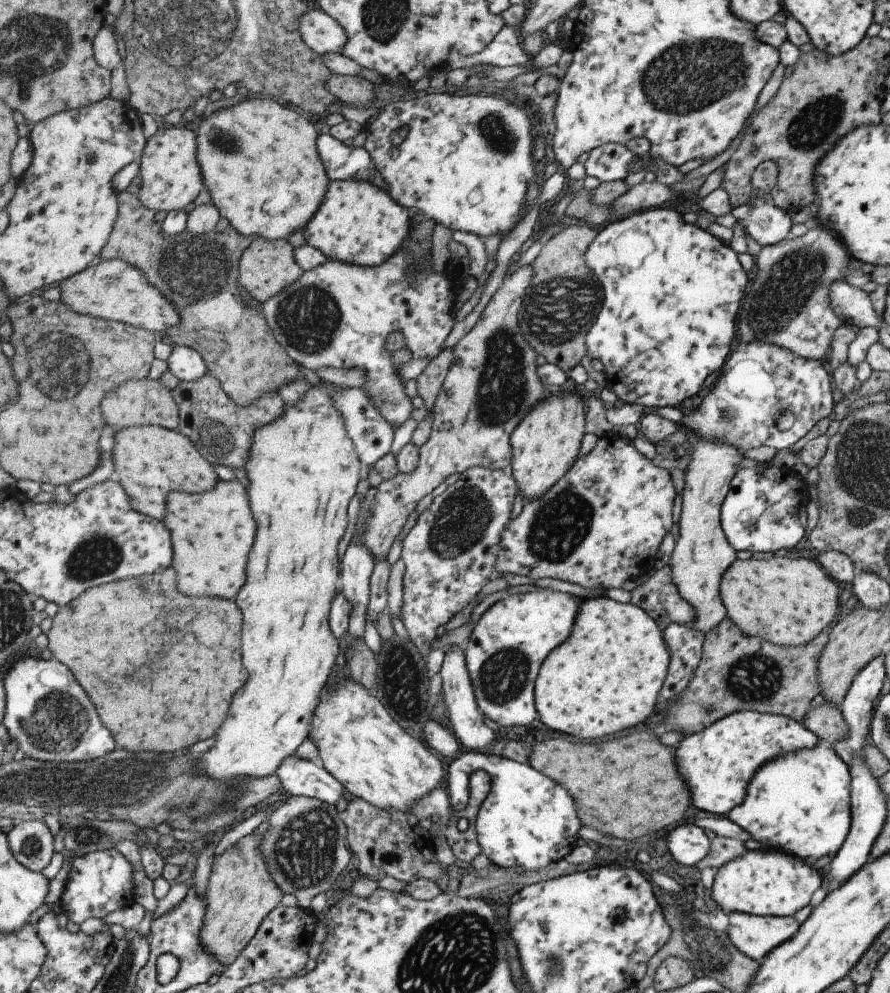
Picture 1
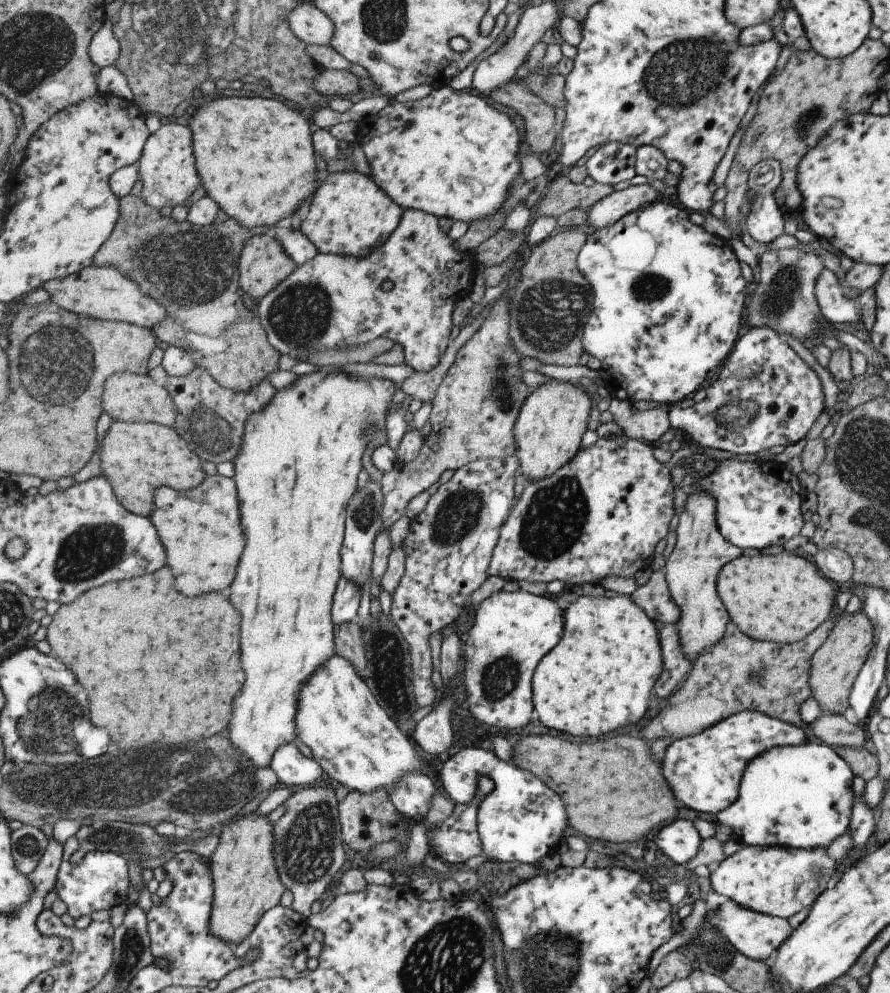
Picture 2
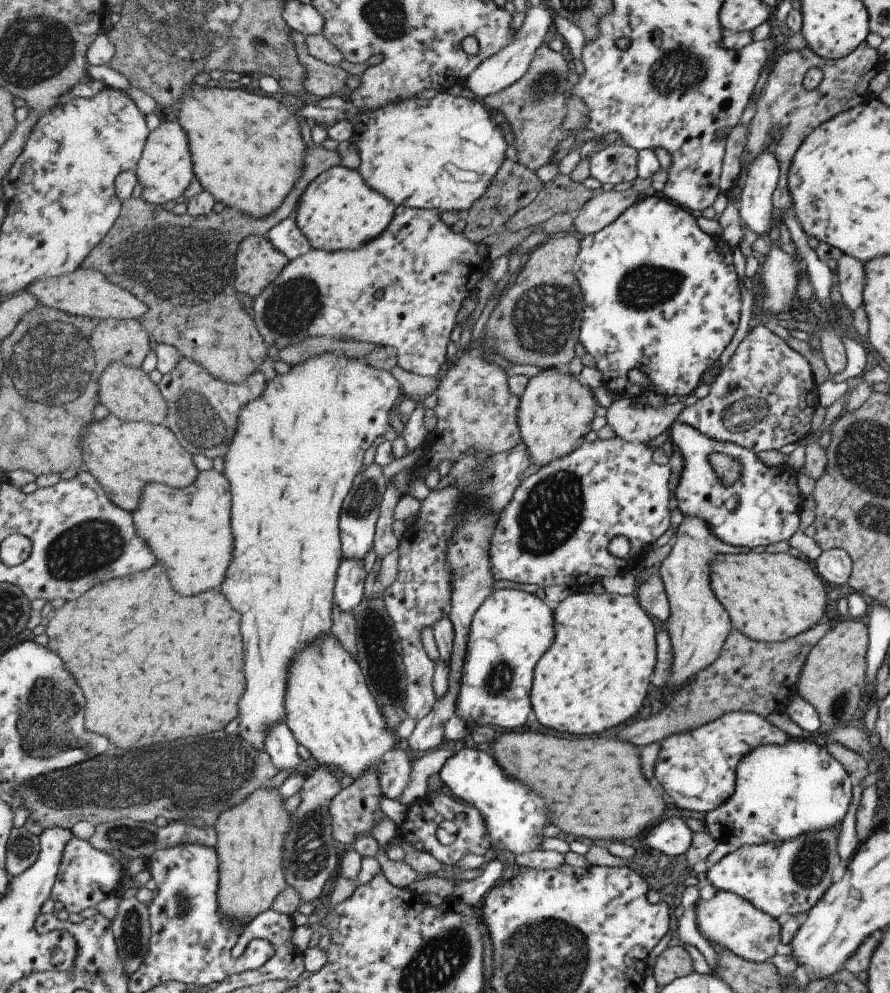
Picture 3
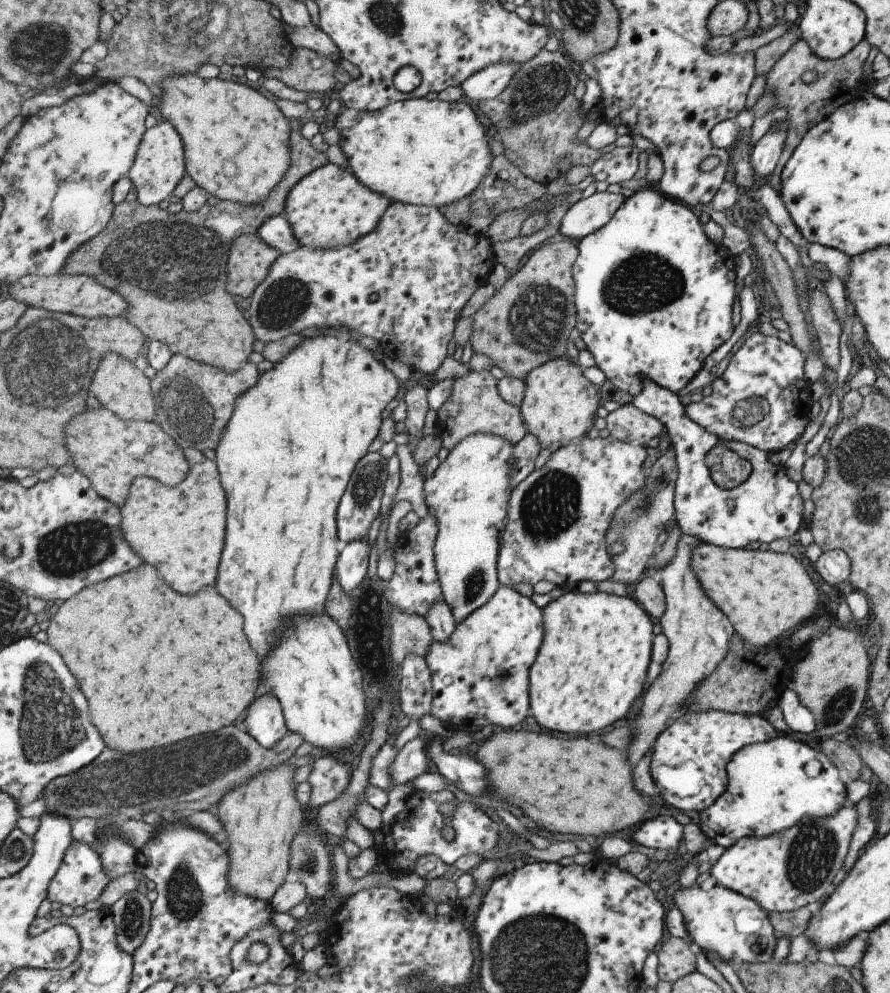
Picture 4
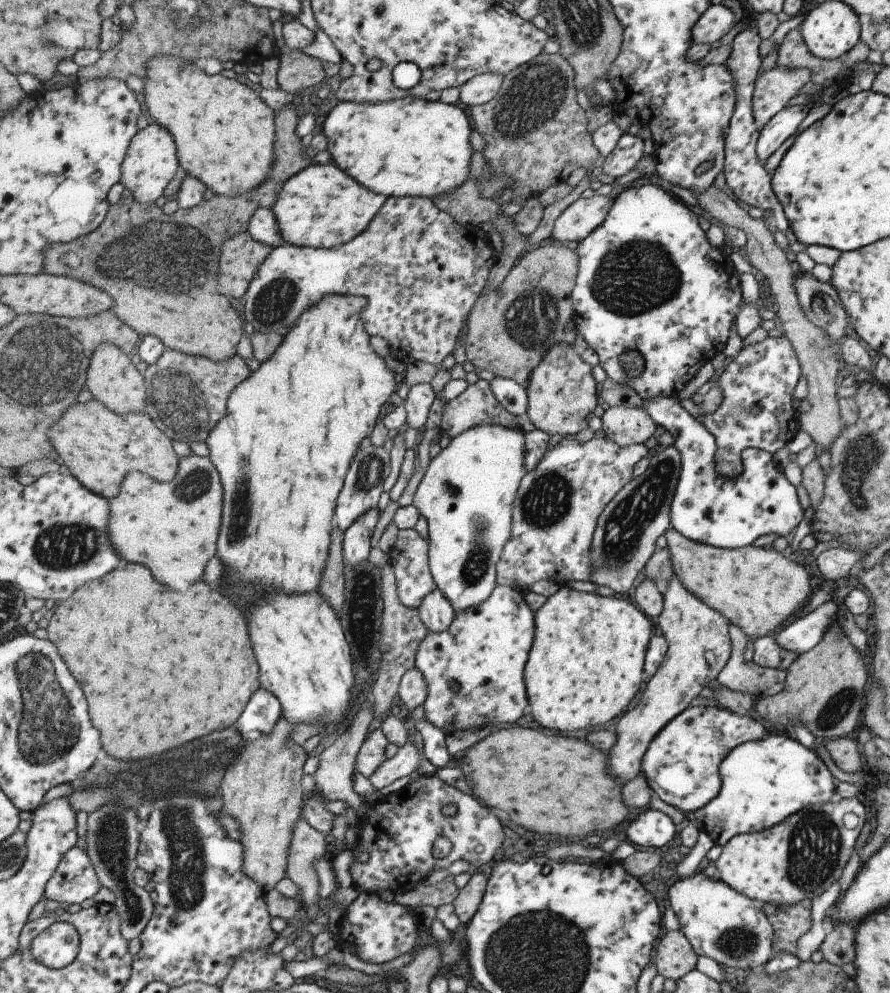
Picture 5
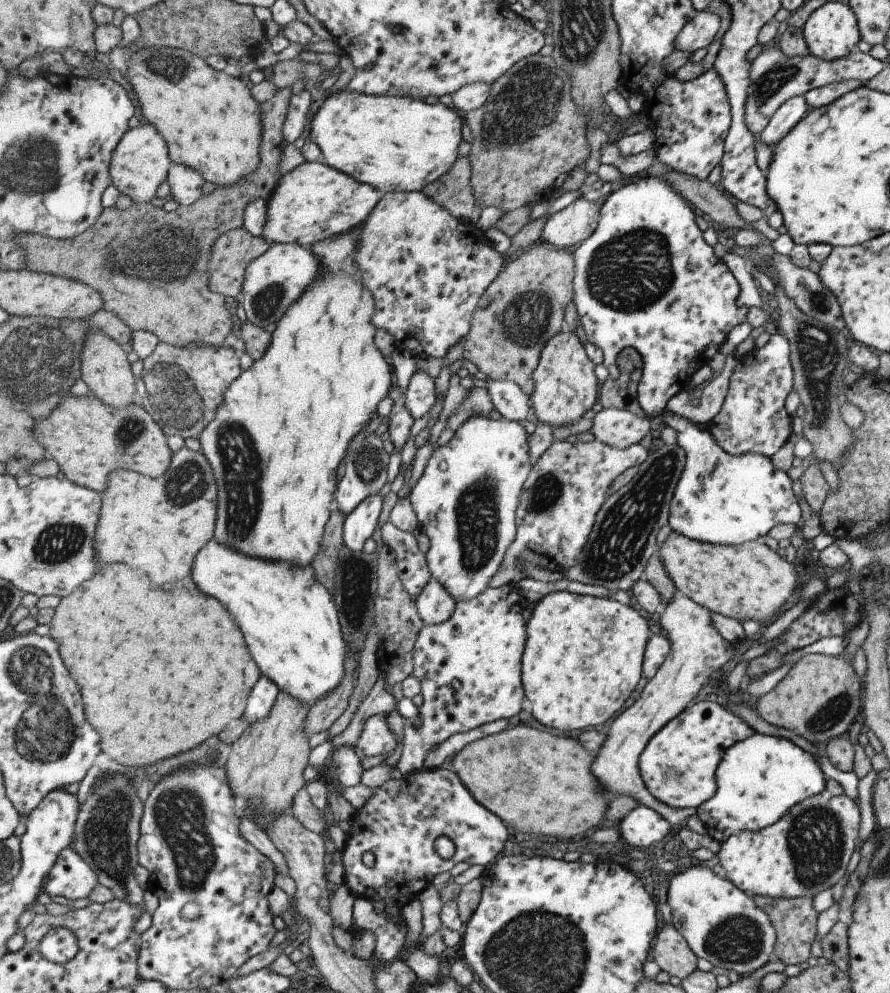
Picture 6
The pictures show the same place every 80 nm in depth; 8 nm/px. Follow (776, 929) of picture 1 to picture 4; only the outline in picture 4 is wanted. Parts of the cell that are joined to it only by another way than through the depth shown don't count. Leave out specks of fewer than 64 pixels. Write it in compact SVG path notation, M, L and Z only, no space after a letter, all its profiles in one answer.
M715 884L709 890L702 890L697 885L677 889L672 895L672 901L674 907L682 914L683 926L690 942L700 948L701 952L715 954L723 962L731 965L764 963L771 960L776 938L767 912L754 900Z

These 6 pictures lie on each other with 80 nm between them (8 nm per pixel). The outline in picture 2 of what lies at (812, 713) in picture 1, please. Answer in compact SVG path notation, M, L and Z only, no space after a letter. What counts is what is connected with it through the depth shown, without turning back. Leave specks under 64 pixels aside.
M821 713L813 724L807 726L827 746L860 749L867 740L864 726L855 724L849 716Z

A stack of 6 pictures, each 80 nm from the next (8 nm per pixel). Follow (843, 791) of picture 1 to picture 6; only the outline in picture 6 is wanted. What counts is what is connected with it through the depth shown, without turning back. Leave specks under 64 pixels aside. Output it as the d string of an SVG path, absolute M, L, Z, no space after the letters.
M753 733L731 745L716 766L713 796L696 807L712 846L741 831L756 831L777 822L796 802L824 790L824 780L810 754L784 737Z

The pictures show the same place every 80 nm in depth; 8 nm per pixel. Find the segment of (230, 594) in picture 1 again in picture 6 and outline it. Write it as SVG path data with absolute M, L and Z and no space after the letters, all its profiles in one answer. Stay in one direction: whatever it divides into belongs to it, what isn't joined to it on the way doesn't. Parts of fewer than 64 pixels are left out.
M185 445L172 452L171 468L165 476L147 478L147 475L125 469L113 473L108 489L99 493L103 499L103 509L96 528L96 558L101 564L129 564L133 566L133 570L149 574L157 584L189 578L193 570L193 560L196 562L200 550L209 544L209 540L215 538L219 514L215 476L208 458L201 451L193 451Z

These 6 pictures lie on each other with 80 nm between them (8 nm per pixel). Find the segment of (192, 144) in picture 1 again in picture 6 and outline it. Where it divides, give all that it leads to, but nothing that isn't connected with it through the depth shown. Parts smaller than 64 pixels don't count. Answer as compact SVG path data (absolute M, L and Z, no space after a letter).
M137 125L124 134L123 141L116 148L115 157L112 158L112 184L122 194L130 196L135 204L149 203L155 198L159 186L168 180L172 167L171 151L167 139L153 125Z

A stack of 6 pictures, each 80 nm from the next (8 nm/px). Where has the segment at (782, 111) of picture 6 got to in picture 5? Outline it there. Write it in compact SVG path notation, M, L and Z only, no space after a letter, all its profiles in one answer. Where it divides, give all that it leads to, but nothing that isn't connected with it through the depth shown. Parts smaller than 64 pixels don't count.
M797 104L784 106L765 123L765 126L762 126L755 145L755 154L761 164L795 132L801 120L807 116L808 109L806 106Z

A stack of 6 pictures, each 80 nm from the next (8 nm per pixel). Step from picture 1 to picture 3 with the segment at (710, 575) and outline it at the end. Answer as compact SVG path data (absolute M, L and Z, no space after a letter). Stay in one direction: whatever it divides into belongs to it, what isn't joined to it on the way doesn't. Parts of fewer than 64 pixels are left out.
M684 518L675 532L675 543L668 555L656 566L656 573L662 580L669 614L665 620L665 628L669 635L672 661L669 676L661 696L655 697L665 703L691 677L707 669L717 660L722 646L732 630L726 610L714 597L709 584L708 562L717 553L733 554L741 552L732 546L719 542L708 531L707 525L698 518Z

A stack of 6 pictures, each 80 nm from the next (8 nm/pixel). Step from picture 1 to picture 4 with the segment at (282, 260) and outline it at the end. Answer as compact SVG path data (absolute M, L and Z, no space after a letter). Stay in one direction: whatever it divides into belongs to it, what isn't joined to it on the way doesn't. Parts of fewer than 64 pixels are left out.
M255 233L237 237L230 250L226 289L231 294L251 298L281 253Z

